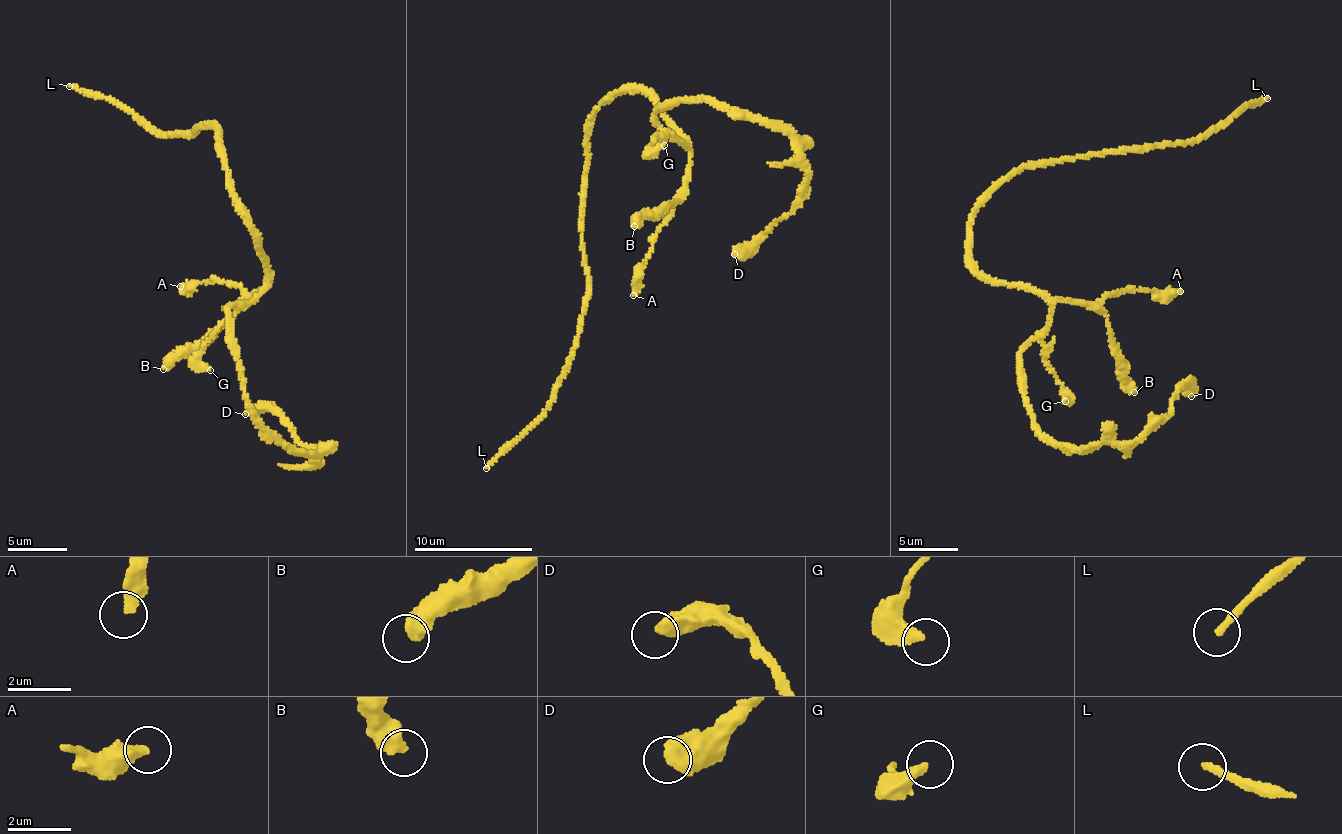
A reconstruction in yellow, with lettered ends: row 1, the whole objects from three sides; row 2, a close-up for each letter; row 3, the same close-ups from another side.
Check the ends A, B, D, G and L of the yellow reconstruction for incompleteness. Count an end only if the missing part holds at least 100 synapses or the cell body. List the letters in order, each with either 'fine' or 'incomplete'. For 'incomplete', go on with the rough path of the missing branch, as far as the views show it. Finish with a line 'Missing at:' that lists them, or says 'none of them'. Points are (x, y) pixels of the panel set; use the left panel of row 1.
A: fine
B: fine
D: fine
G: fine
L: incomplete
Missing at: L

